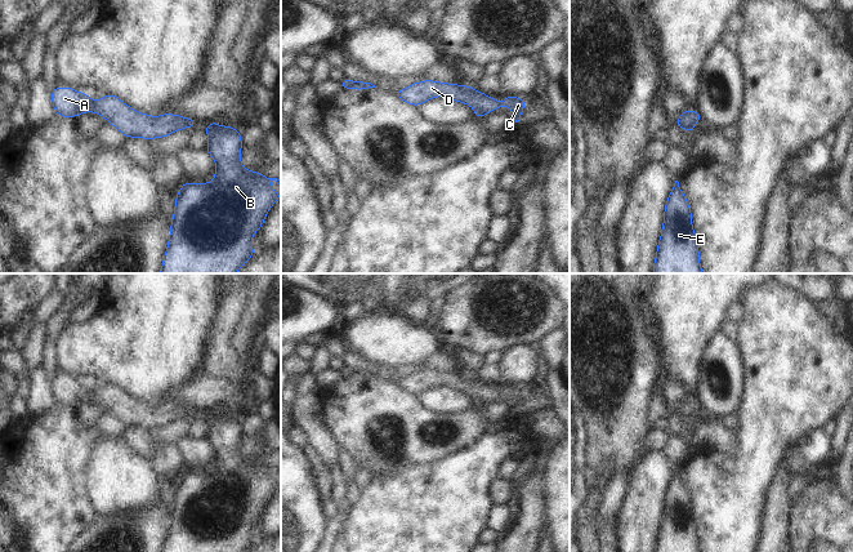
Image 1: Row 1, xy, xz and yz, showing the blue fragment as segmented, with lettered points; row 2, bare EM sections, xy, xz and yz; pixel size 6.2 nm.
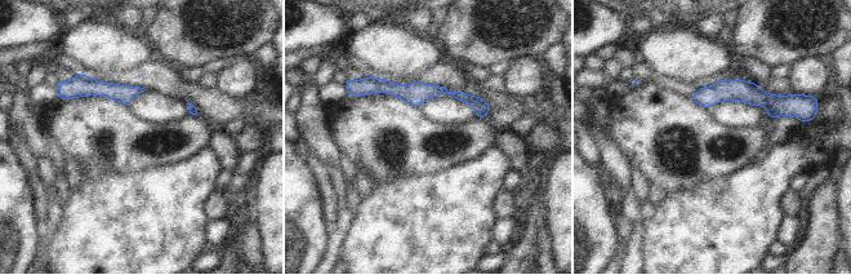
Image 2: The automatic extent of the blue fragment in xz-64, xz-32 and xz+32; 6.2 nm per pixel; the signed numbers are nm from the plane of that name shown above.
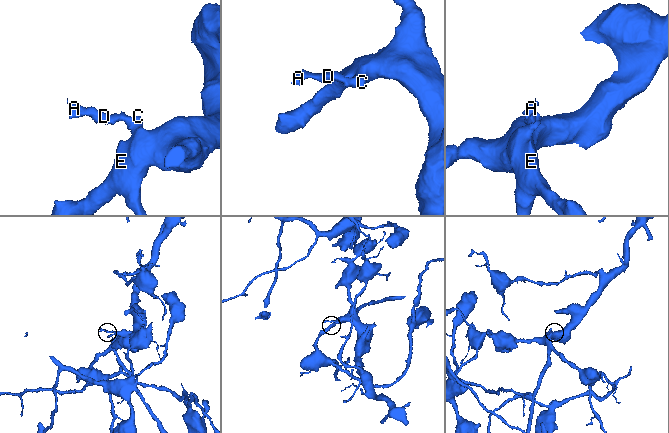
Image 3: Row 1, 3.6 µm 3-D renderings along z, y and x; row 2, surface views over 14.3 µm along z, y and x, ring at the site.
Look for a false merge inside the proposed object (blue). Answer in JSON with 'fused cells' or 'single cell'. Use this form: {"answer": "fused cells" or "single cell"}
{"answer": "single cell"}

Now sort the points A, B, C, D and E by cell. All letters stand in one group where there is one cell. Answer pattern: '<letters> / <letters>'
A B C D E

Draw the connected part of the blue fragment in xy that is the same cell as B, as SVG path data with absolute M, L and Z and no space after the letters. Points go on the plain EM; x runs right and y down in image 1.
M210 410L207 417L207 436L205 441L210 442L216 454L214 469L211 472L188 472L184 471L175 485L173 509L170 512L170 524L162 552L246 552L256 540L251 535L253 525L262 517L268 500L281 486L276 484L271 469L277 473L281 468L267 467L262 462L251 460L241 453L242 427L238 418L227 414L219 415L216 410Z

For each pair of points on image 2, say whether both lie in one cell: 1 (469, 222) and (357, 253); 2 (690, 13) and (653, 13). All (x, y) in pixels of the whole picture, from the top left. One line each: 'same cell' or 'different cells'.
1: same cell
2: same cell

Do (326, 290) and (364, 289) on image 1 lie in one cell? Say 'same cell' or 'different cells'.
same cell

